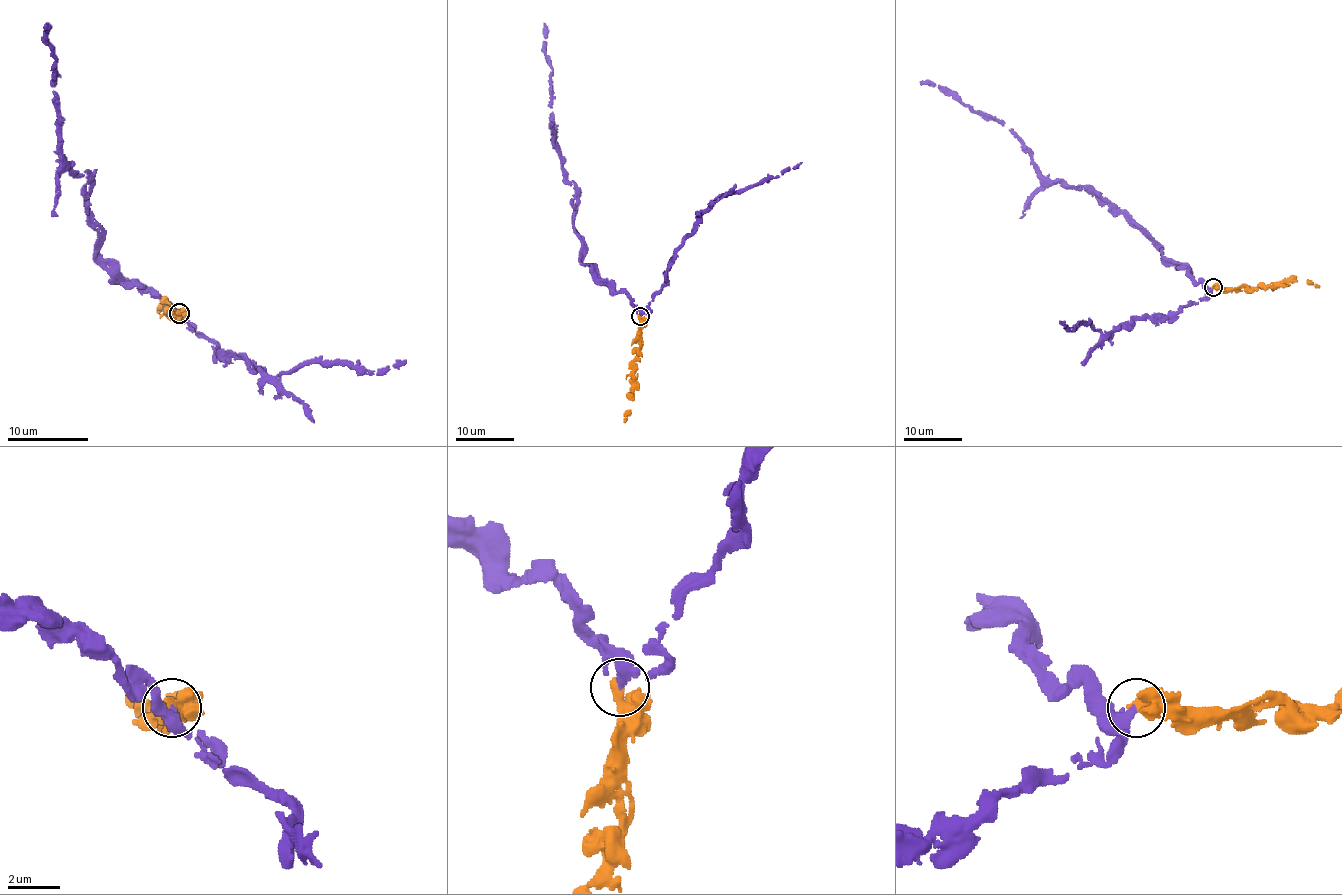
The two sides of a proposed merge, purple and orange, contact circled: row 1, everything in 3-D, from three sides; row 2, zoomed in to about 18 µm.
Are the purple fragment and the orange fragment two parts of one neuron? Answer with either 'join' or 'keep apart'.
join

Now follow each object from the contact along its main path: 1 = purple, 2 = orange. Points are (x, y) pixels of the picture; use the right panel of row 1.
1: (1214, 287), (1166, 261), (1159, 246), (1095, 194), (1049, 181), (1004, 125), (920, 81)
2: (1214, 287), (1287, 285), (1295, 281), (1310, 281), (1319, 287)

